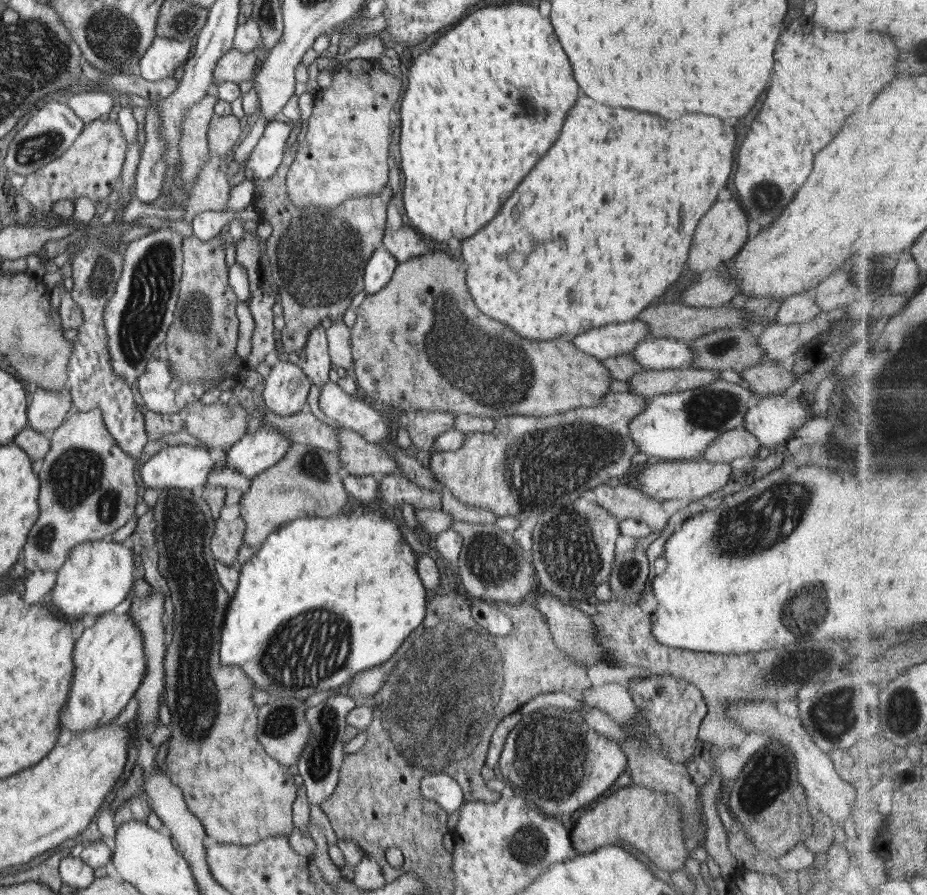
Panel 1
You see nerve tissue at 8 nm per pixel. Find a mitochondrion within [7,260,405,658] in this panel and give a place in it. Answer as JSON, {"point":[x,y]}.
{"point":[76,476]}

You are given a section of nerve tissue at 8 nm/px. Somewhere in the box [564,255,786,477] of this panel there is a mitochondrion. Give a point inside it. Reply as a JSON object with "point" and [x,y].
{"point":[710,410]}

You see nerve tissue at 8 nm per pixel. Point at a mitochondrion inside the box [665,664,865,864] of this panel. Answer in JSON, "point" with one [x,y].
{"point":[770,773]}

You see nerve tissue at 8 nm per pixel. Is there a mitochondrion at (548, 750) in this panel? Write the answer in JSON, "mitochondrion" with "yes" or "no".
{"mitochondrion":"yes"}

